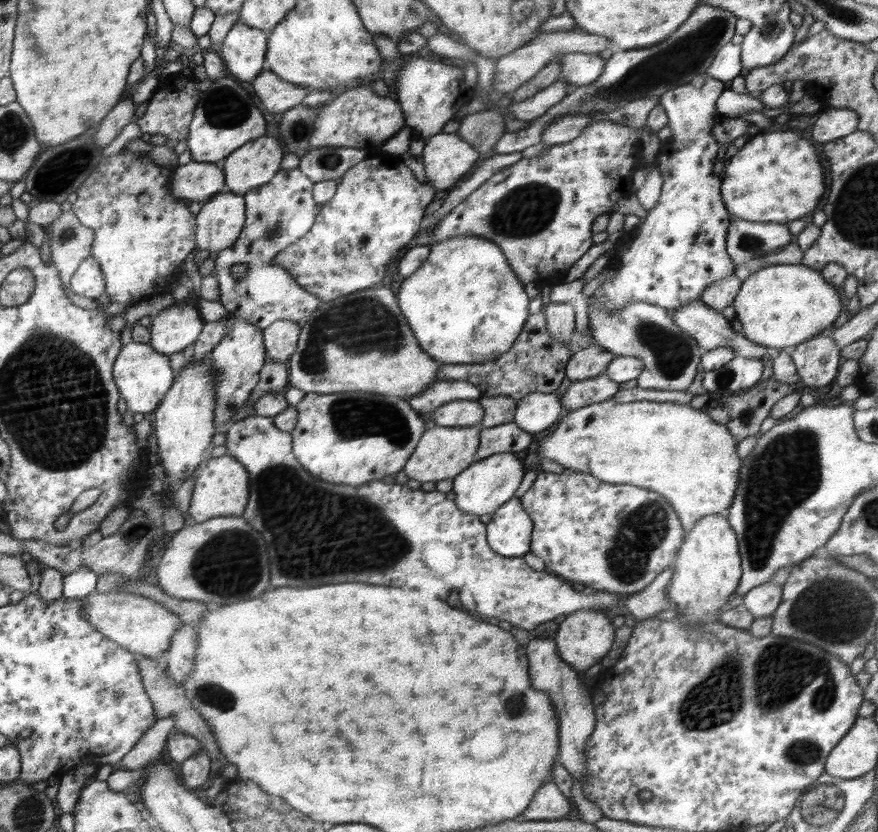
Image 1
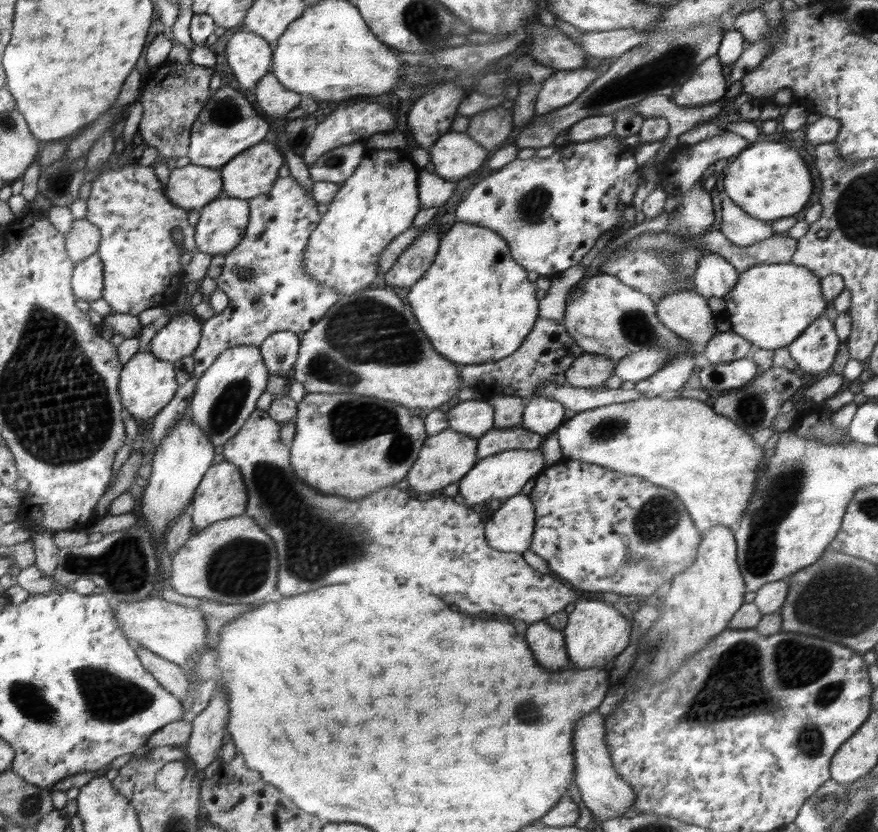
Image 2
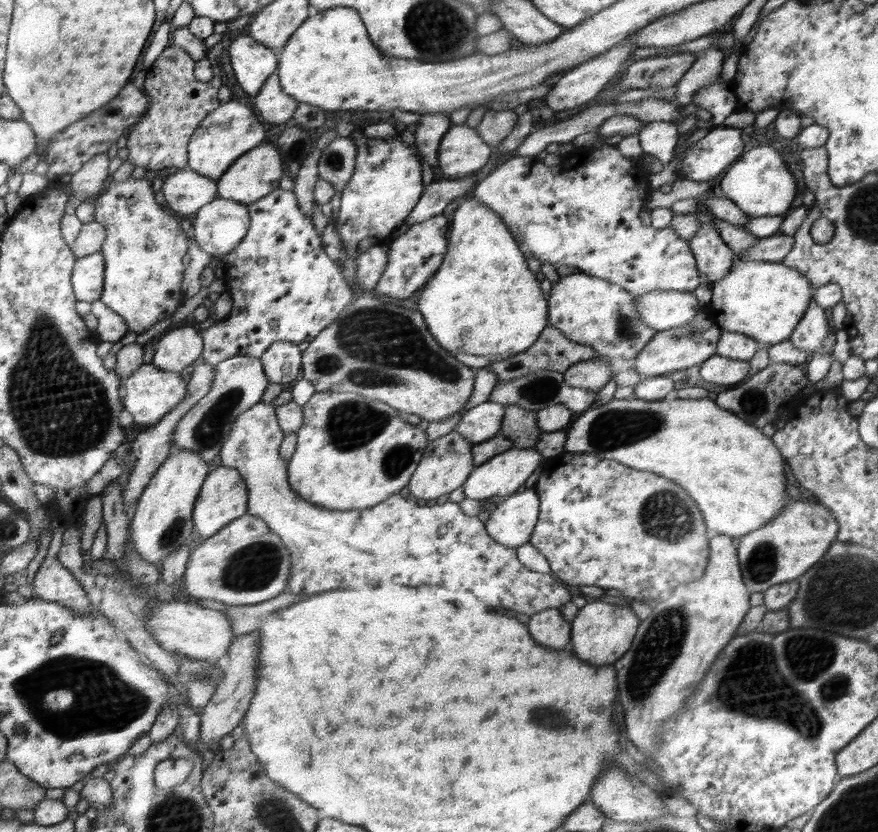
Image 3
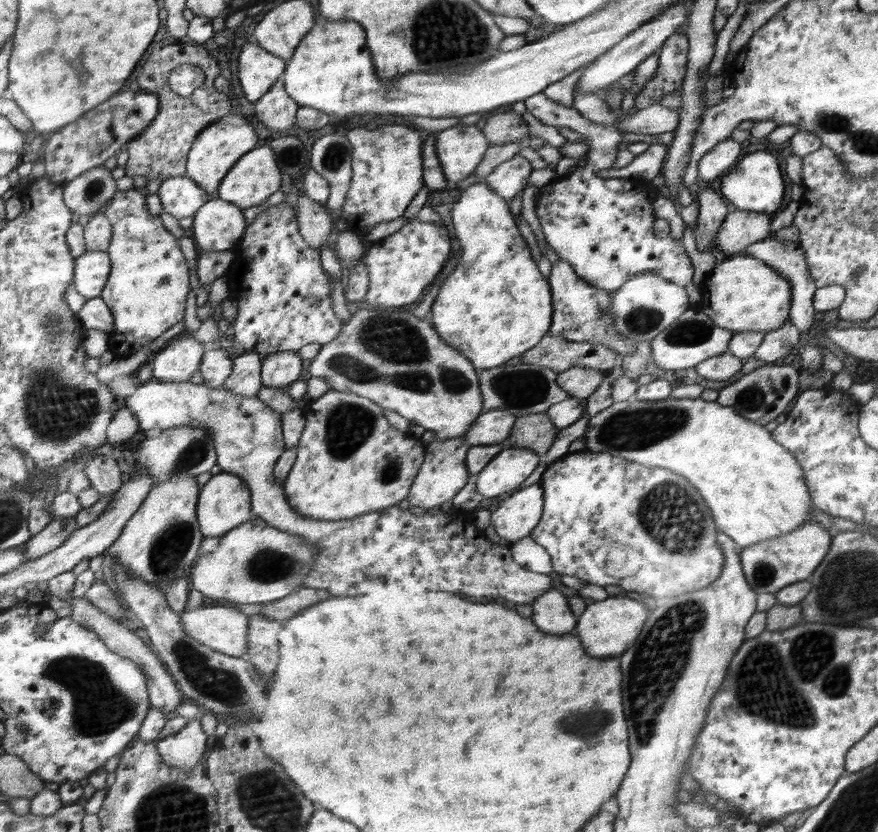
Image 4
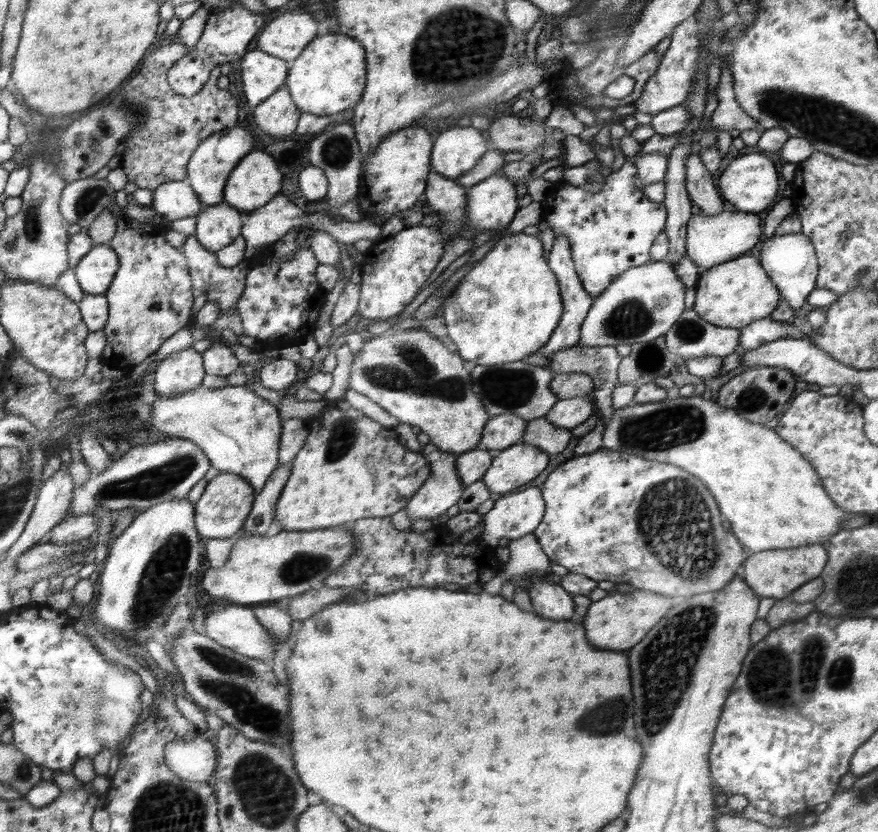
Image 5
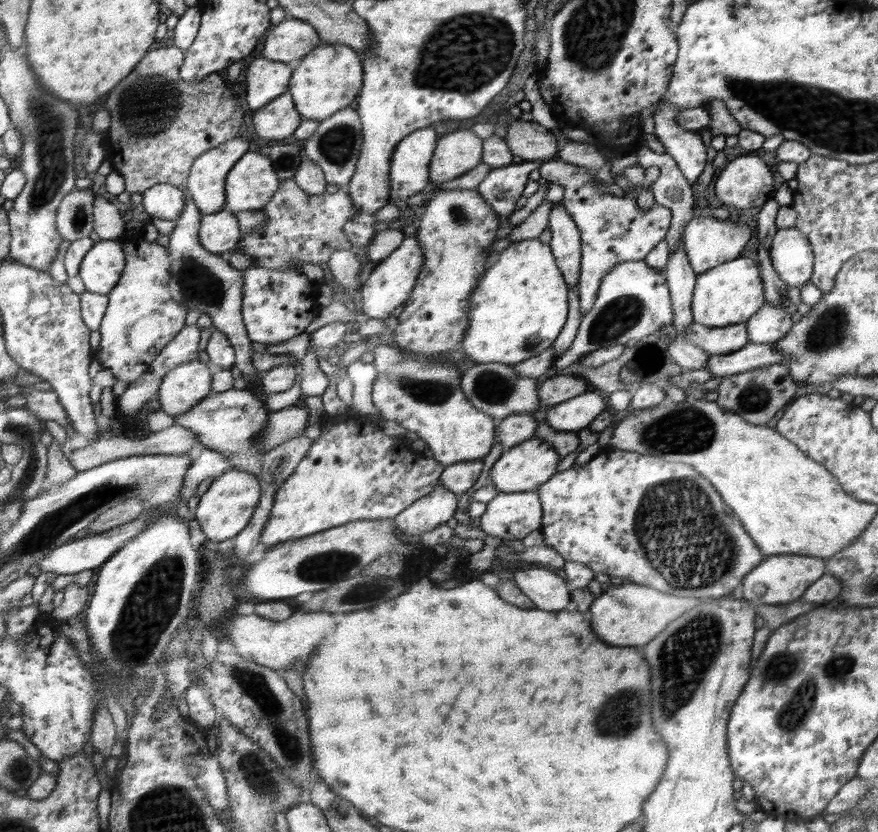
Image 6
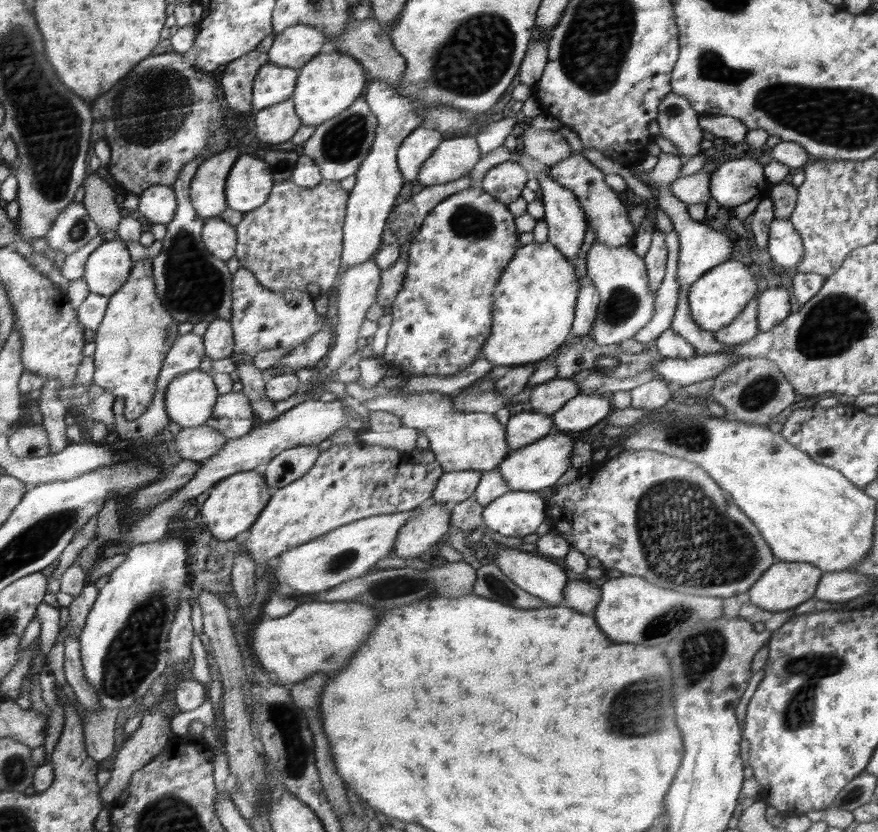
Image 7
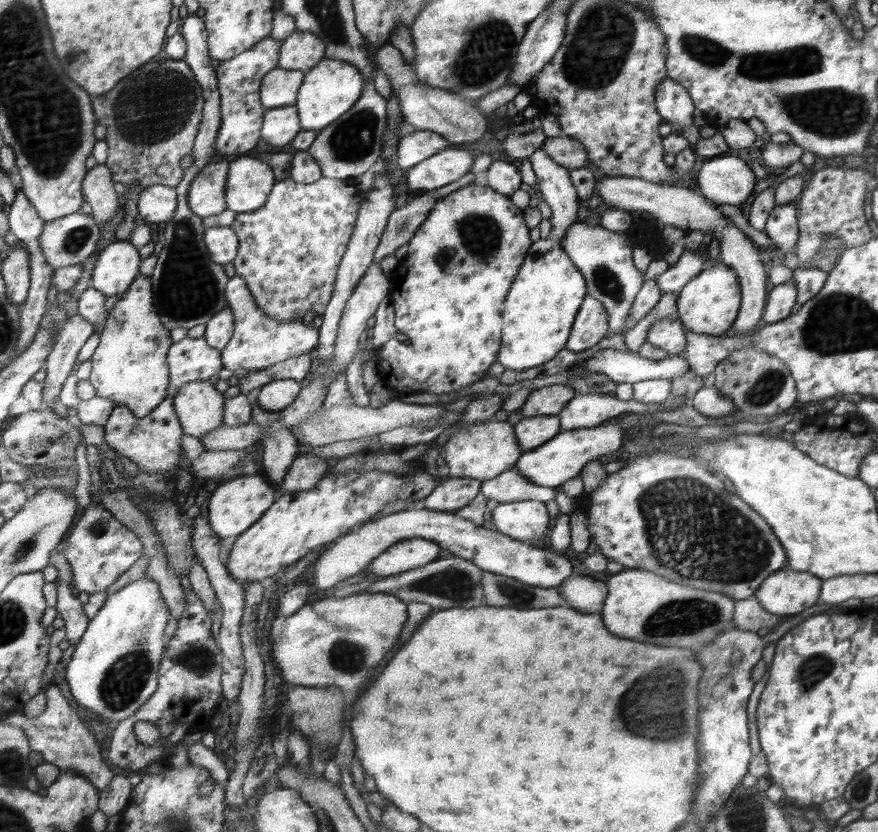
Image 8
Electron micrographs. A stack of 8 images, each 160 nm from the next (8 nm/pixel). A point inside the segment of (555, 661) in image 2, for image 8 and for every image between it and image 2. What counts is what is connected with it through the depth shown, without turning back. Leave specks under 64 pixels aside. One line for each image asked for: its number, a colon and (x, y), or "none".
3: (548, 627)
4: (551, 613)
5: (549, 600)
6: (547, 591)
7: (537, 575)
8: (345, 559)

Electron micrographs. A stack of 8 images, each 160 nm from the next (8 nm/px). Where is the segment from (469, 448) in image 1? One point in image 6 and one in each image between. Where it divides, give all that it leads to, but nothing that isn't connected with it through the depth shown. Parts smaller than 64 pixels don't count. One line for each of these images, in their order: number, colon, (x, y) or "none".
2: (450, 455)
3: (449, 462)
4: (446, 473)
5: (442, 491)
6: (424, 515)

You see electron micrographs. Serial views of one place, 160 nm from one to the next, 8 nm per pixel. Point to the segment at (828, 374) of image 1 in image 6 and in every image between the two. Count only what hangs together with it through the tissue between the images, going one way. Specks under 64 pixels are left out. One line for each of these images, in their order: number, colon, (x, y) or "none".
2: (815, 349)
3: (811, 334)
4: (787, 258)
5: (789, 259)
6: (791, 254)

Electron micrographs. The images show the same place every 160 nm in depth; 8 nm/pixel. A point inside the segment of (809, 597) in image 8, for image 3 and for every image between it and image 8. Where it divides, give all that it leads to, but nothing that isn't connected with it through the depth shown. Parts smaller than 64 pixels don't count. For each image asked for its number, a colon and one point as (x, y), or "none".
3: (798, 539)
4: (770, 565)
5: (776, 573)
6: (781, 579)
7: (785, 585)

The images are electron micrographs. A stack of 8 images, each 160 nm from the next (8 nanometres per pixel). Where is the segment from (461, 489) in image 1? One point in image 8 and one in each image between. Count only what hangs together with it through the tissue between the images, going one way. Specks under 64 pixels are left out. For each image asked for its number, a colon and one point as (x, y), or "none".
2: (501, 476)
3: (505, 473)
4: (512, 466)
5: (515, 466)
6: (526, 466)
7: (535, 467)
8: (565, 456)

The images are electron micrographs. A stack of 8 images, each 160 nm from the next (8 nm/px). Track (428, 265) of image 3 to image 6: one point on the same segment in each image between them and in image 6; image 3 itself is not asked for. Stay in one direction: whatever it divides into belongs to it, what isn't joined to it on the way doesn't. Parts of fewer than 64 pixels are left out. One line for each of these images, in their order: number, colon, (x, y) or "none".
4: (401, 266)
5: (393, 270)
6: (387, 285)

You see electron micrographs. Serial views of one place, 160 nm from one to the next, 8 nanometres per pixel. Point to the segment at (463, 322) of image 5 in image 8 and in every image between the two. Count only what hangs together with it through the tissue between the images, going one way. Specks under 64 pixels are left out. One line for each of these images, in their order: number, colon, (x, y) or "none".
6: (509, 326)
7: (535, 301)
8: (541, 309)

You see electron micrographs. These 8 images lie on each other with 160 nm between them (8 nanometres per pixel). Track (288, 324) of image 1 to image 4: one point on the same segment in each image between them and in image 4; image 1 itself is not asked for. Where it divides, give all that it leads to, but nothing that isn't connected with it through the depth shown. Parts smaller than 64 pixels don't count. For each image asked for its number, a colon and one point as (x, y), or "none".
2: (280, 350)
3: (282, 360)
4: (279, 368)

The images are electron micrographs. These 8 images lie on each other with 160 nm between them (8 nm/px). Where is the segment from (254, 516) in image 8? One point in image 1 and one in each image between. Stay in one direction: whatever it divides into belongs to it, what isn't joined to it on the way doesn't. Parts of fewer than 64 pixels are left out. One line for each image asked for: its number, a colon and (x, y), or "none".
1: (222, 490)
2: (222, 495)
3: (223, 501)
4: (225, 503)
5: (223, 510)
6: (224, 511)
7: (235, 505)

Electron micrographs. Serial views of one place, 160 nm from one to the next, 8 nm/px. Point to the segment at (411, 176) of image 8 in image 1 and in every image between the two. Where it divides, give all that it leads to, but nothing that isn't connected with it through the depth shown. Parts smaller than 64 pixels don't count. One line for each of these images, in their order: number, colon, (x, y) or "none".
1: (447, 157)
2: (456, 154)
3: (463, 149)
4: (461, 149)
5: (457, 151)
6: (459, 152)
7: (454, 159)

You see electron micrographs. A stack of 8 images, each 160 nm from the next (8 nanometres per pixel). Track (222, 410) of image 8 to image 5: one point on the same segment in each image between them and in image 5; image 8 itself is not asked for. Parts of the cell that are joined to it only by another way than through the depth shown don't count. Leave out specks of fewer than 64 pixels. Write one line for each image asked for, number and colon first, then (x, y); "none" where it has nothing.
5: (185, 371)
6: (183, 389)
7: (191, 399)

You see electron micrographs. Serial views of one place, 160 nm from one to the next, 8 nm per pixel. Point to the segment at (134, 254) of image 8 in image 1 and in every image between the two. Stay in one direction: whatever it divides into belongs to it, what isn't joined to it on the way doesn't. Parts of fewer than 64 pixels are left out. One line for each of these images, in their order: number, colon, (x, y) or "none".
1: (89, 280)
2: (89, 281)
3: (89, 279)
4: (93, 270)
5: (97, 272)
6: (102, 270)
7: (108, 270)

